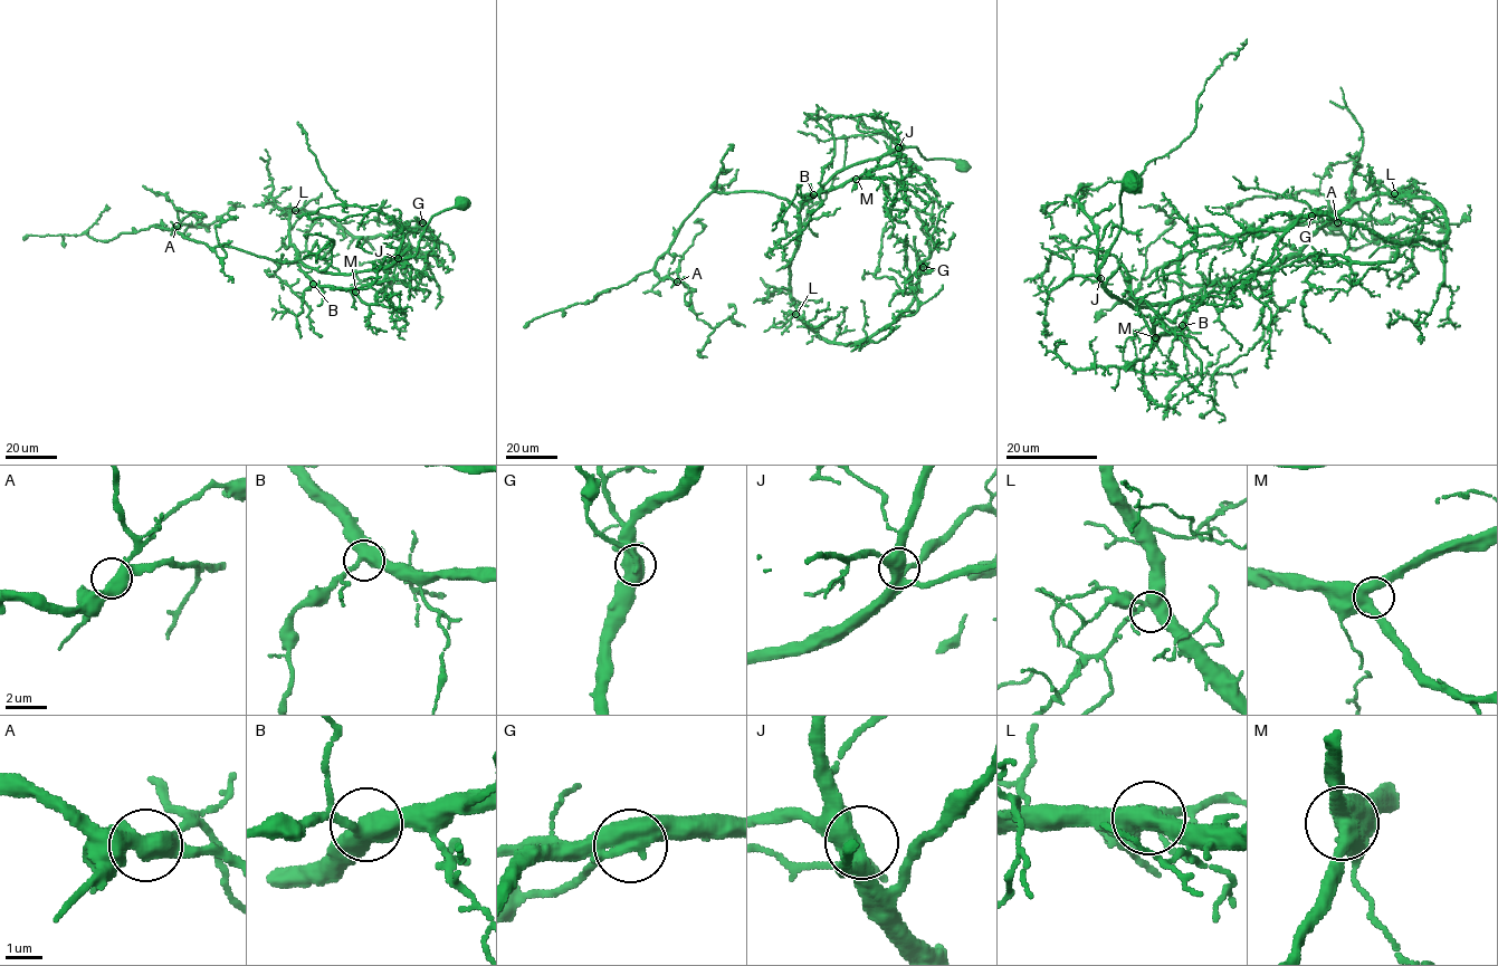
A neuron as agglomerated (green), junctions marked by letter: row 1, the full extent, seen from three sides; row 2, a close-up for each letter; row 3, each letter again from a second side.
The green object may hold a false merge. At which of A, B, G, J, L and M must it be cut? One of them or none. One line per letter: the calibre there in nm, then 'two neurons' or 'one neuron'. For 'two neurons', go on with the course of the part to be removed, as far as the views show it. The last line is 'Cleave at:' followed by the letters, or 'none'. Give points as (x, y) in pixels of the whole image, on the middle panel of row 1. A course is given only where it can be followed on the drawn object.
A: 460 nm thick; one neuron
B: 440 nm thick; one neuron
G: 480 nm thick; two neurons; foreign part runs (923, 267), (916, 261), (915, 236)
J: 480 nm thick; one neuron
L: 440 nm thick; one neuron
M: 440 nm thick; one neuron
Cleave at: G

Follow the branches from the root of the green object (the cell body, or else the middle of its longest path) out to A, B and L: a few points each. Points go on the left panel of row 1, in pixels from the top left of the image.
A: (463, 202), (431, 218), (412, 256), (350, 274), (209, 247), (154, 226), (177, 226)
B: (463, 202), (431, 218), (412, 256), (382, 268), (332, 274), (298, 262), (313, 284)
L: (463, 202), (431, 218), (412, 256), (350, 274), (325, 274), (299, 261), (288, 233), (288, 216), (295, 210)

